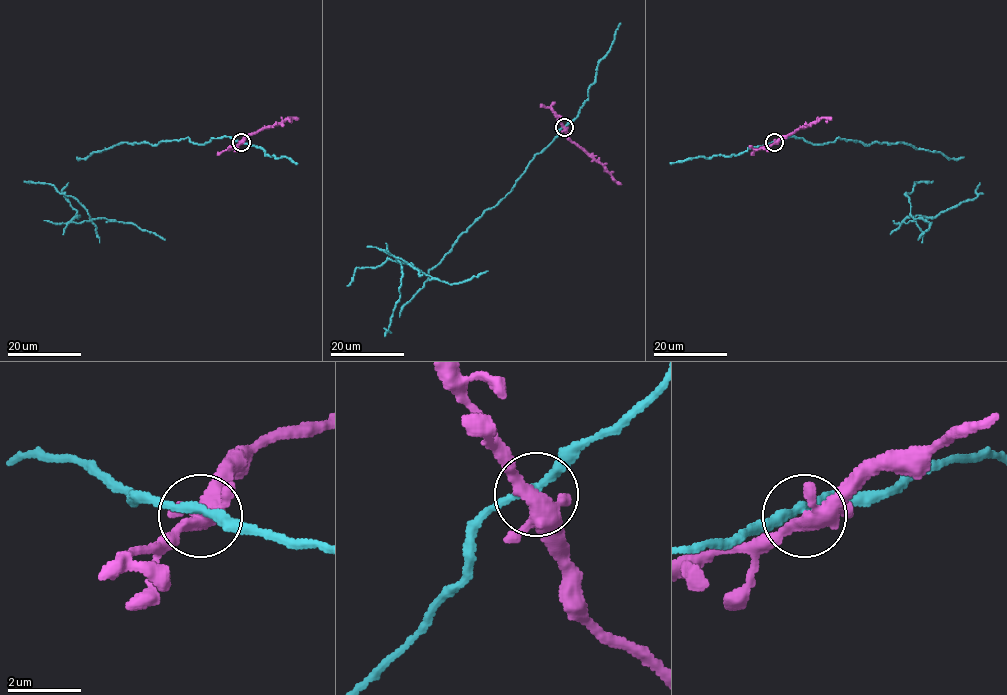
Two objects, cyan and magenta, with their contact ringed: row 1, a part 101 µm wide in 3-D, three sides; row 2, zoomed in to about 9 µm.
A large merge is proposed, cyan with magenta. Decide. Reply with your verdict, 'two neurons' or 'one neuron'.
two neurons

